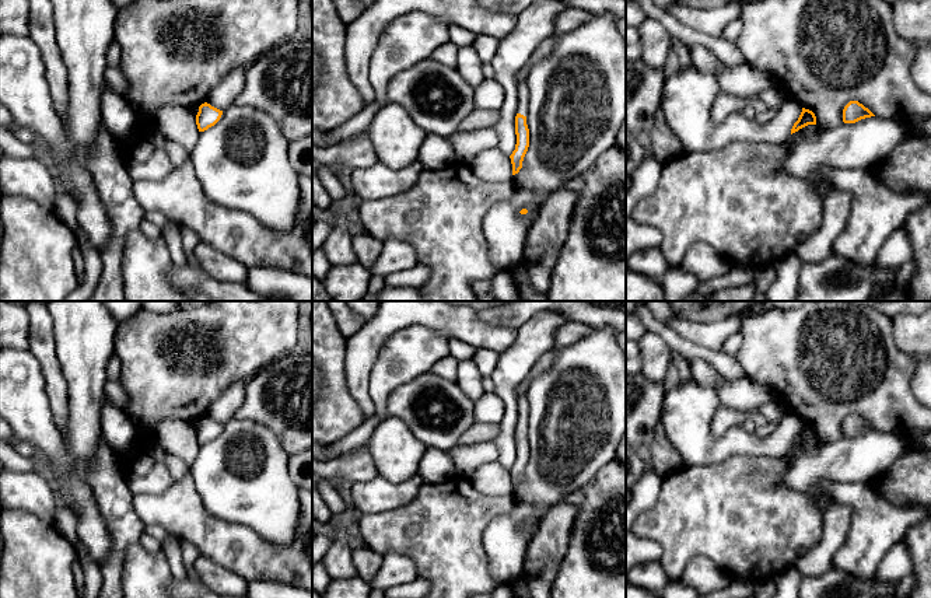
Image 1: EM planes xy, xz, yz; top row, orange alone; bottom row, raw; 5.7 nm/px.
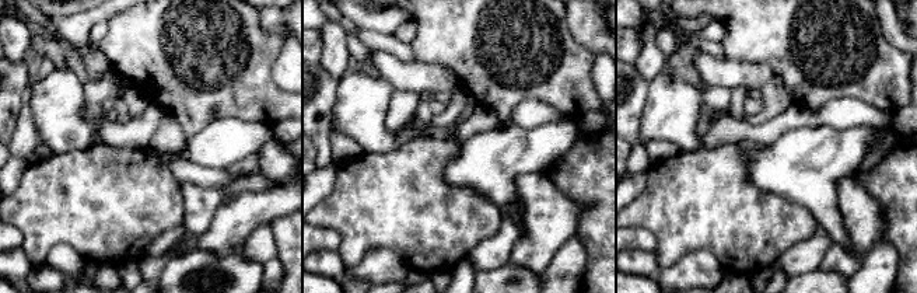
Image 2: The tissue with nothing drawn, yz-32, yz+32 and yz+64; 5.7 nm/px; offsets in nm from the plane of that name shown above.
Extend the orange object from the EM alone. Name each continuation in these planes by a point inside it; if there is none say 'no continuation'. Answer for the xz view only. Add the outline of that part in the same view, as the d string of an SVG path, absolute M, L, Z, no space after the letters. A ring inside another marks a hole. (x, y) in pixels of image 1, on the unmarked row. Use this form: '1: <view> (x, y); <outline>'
1: xz (522, 402); M525 395L518 398L518 427L526 430L529 426L529 402Z

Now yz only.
no continuation

